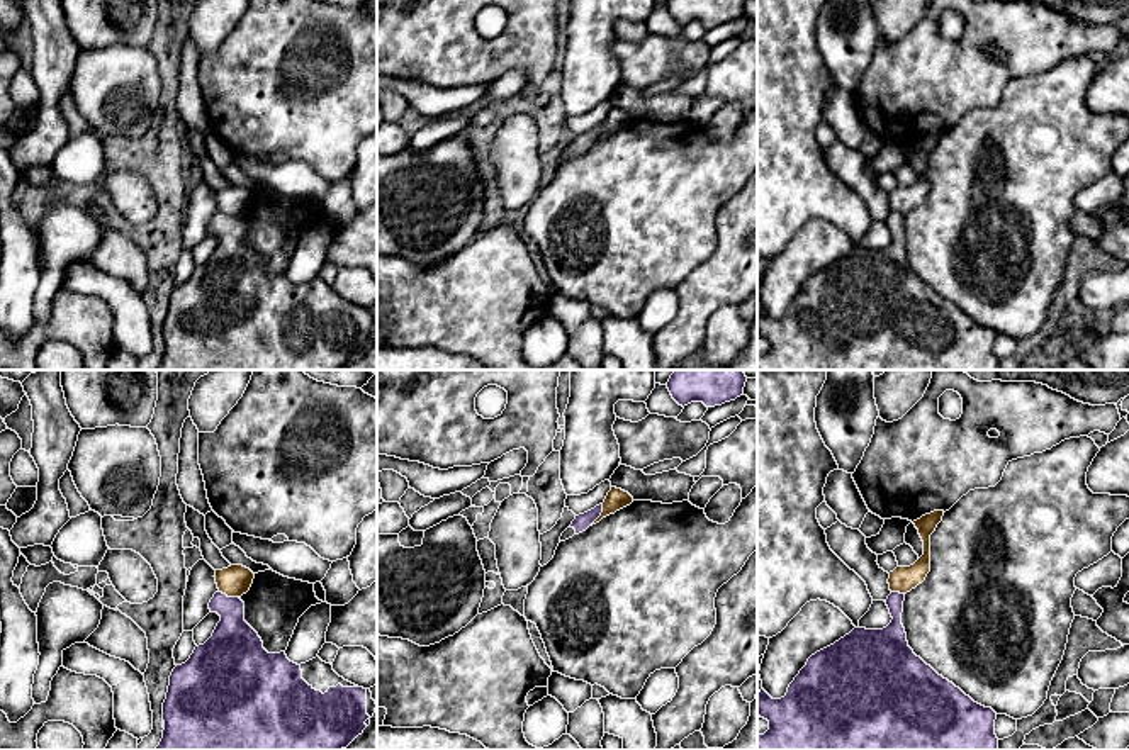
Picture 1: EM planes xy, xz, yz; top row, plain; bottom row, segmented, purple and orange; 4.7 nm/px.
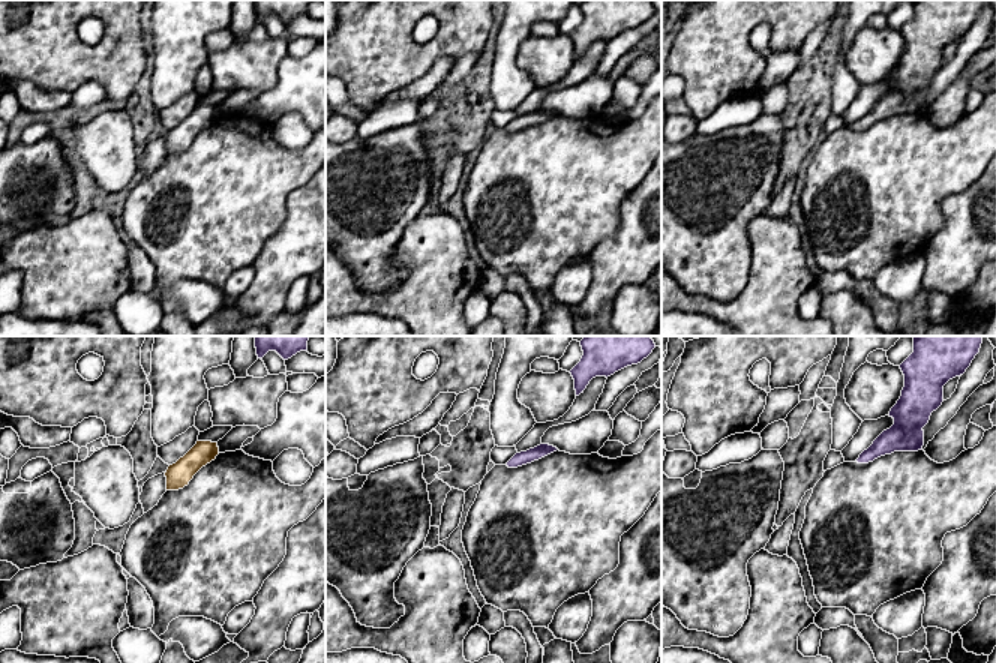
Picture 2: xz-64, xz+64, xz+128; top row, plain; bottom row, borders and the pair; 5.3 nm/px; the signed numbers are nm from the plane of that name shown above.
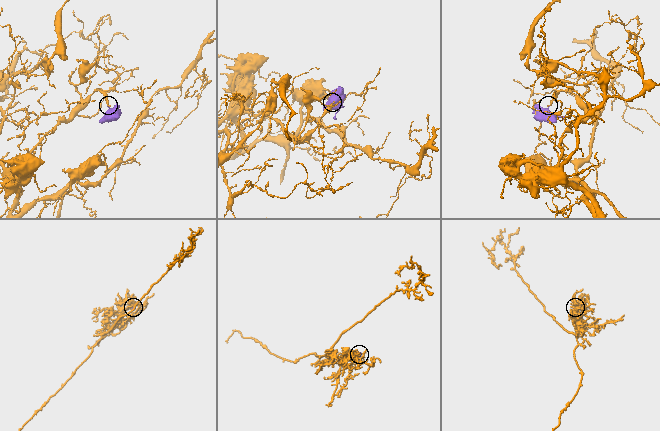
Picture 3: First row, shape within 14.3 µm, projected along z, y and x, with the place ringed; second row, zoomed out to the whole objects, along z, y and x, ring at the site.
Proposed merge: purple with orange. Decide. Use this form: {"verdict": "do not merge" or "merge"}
{"verdict": "do not merge"}

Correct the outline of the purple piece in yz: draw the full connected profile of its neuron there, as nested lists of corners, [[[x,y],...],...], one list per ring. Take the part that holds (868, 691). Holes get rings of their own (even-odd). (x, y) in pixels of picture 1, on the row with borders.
[[[905,594],[885,601],[891,623],[883,630],[854,628],[817,652],[781,699],[757,694],[769,730],[757,750],[998,750],[997,713],[975,702],[908,646],[902,624]]]

